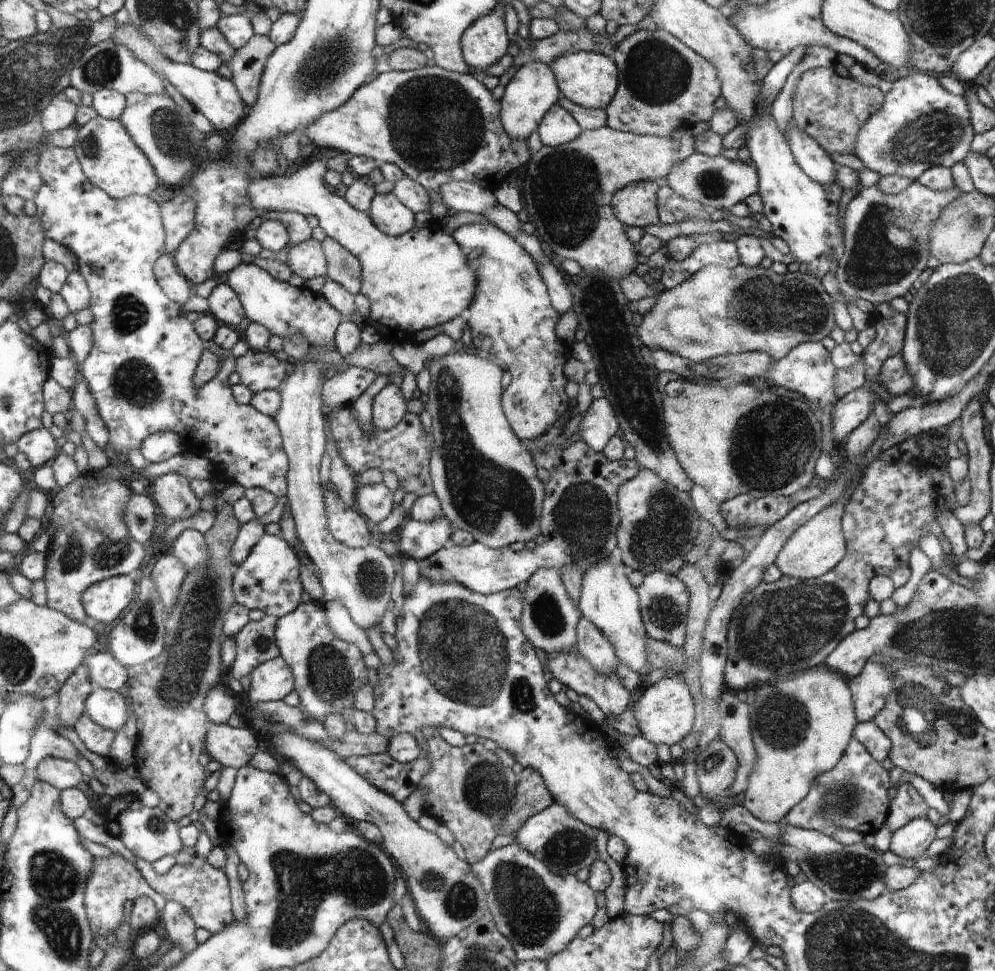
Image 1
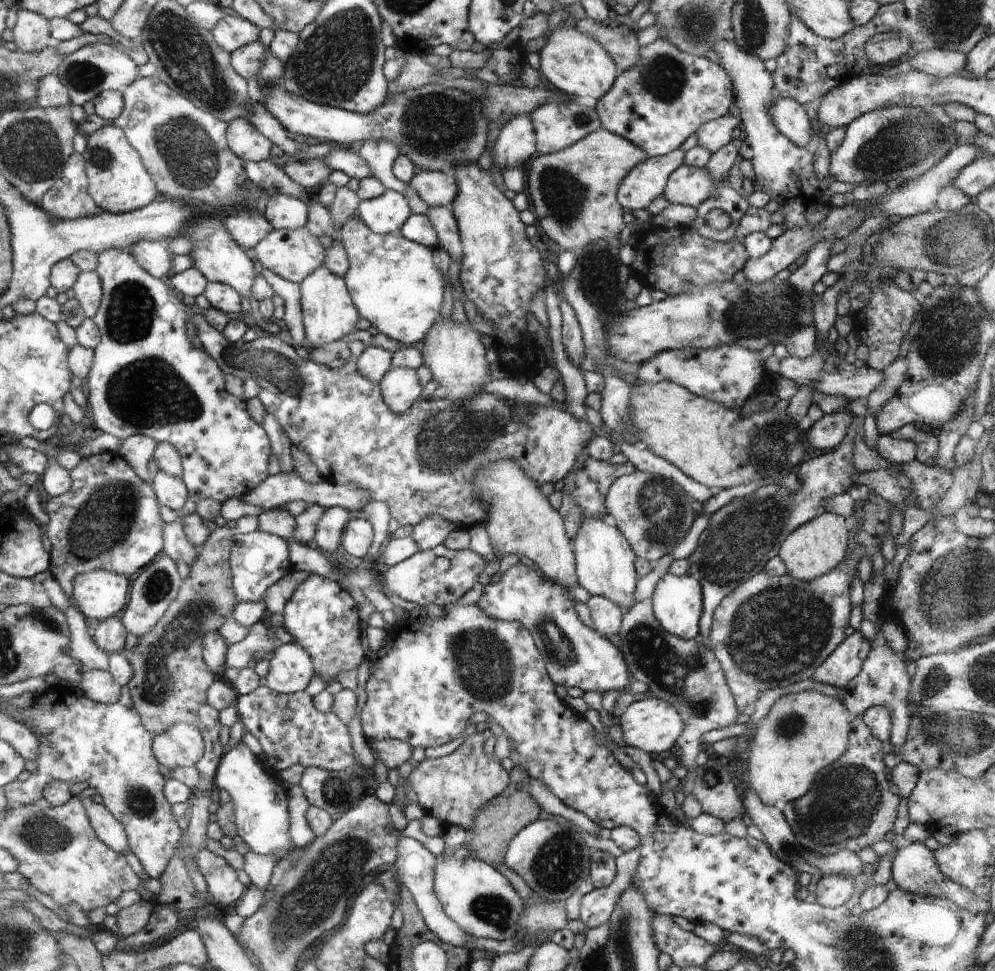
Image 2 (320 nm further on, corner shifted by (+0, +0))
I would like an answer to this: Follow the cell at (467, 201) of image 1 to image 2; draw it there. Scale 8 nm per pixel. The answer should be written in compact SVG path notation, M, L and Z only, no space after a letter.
M420 170L412 177L408 185L418 192L418 196L429 207L450 207L459 192L454 173L447 171Z

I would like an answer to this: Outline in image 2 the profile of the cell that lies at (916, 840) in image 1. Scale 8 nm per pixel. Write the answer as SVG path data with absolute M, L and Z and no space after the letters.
M903 843L894 853L896 856L895 861L892 862L892 878L899 889L917 895L944 897L959 907L970 908L976 904L979 896L975 892L962 885L947 883L939 868L938 861L935 859L935 853L930 851L924 843Z

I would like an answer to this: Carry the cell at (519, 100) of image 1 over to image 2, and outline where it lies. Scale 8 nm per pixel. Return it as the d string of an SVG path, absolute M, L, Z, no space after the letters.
M529 115L517 116L508 121L501 128L493 148L495 161L501 172L512 167L522 168L538 149L535 142L535 129Z

